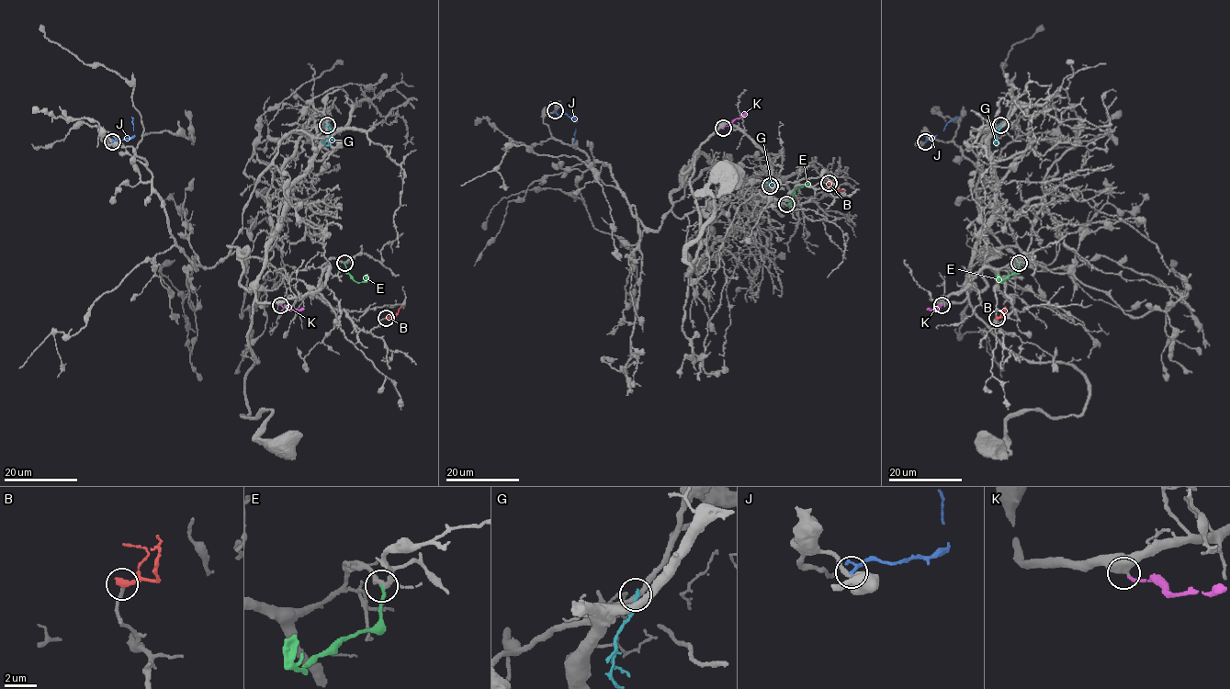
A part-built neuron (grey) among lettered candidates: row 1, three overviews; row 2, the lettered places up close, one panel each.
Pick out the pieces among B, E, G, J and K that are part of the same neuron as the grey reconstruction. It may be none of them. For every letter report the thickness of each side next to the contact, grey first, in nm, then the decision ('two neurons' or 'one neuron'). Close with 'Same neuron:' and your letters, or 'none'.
B: calibres 170 and 440 nm; one neuron
E: calibres 240 and 220 nm; two neurons
G: calibres 320 and 240 nm; two neurons
J: calibres 400 and 240 nm; two neurons
K: calibres 800 and 220 nm; two neurons
Same neuron: B

